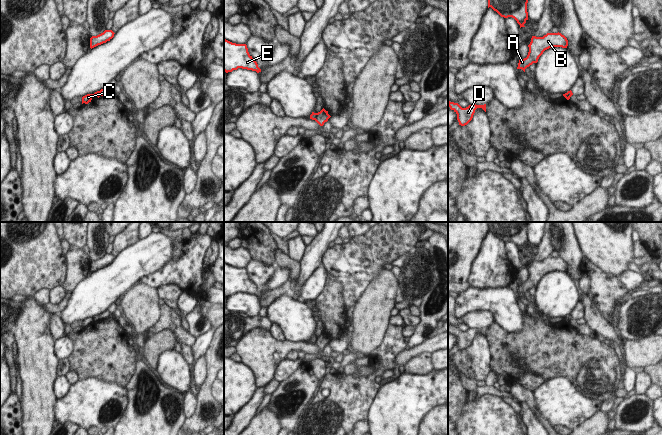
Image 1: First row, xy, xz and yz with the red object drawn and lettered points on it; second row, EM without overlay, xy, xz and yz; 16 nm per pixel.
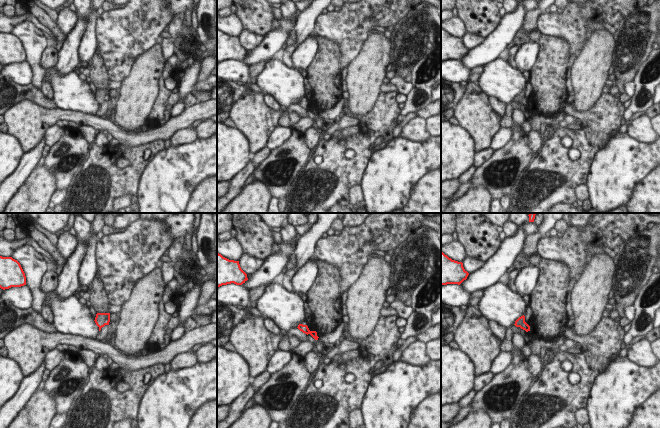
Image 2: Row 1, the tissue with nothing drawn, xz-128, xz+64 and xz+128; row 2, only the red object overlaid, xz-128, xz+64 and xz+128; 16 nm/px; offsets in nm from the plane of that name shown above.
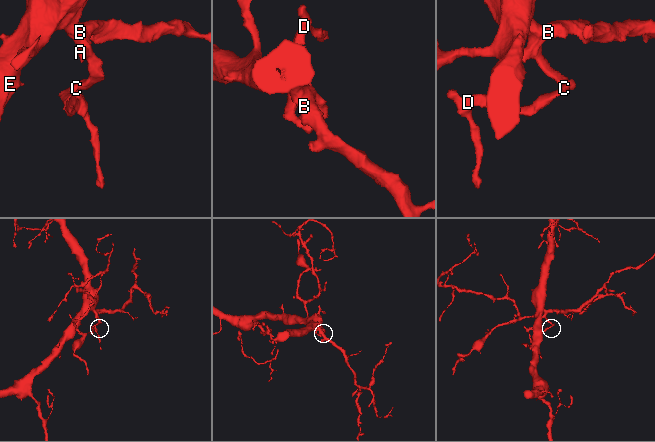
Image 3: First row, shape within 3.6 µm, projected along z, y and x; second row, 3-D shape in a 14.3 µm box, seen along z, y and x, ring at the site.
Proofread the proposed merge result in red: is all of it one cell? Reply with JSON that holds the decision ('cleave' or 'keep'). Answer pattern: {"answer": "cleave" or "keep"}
{"answer": "cleave"}

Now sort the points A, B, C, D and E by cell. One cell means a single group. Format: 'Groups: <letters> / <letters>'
Groups: A B E / C D.

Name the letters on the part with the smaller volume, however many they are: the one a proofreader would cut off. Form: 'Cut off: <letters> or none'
Cut off: C, D.

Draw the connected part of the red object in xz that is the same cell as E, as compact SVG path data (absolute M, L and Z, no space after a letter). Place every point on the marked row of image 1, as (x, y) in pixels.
M224 39L224 71L228 73L238 68L261 72L246 44L236 44Z

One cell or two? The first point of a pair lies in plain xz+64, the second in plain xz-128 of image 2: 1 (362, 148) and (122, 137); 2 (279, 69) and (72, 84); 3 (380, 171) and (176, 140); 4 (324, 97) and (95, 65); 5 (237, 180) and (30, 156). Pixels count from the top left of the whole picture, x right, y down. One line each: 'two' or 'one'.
1: two
2: one
3: two
4: one
5: one

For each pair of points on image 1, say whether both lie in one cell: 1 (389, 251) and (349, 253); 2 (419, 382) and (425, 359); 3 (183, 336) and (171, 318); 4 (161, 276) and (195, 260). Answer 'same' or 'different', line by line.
1: same
2: different
3: same
4: same

